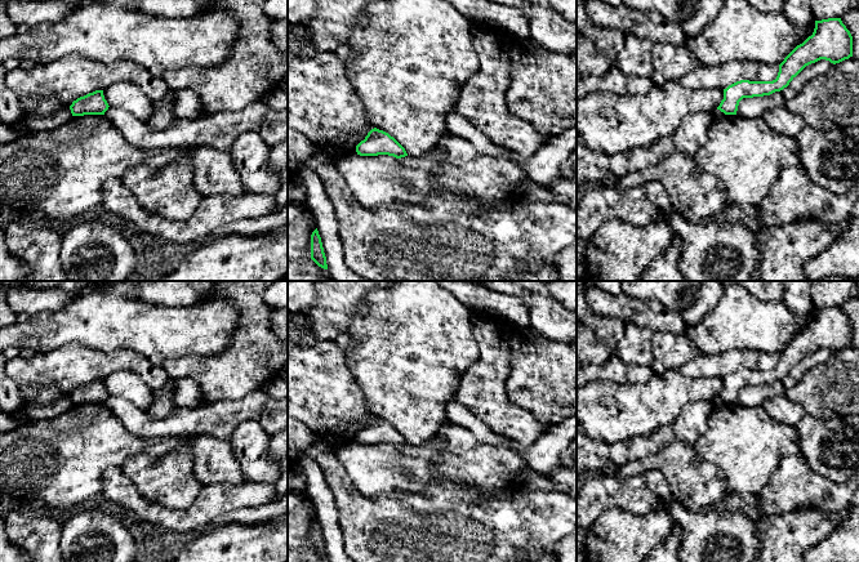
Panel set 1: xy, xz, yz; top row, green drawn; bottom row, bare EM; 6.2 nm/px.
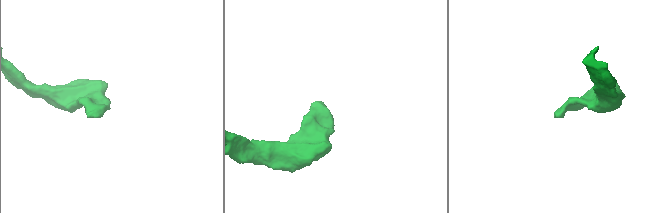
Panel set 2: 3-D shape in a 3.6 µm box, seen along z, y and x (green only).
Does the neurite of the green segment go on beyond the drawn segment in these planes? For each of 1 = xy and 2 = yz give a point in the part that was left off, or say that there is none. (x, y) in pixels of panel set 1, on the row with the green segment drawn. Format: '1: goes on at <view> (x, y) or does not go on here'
1: does not go on here
2: does not go on here

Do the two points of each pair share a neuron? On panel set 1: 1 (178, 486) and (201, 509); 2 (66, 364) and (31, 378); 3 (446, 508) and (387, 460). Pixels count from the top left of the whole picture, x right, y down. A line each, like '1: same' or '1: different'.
1: different
2: same
3: different

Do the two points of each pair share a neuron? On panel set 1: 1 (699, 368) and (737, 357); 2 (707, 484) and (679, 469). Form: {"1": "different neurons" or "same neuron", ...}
{"1": "same neuron", "2": "same neuron"}

